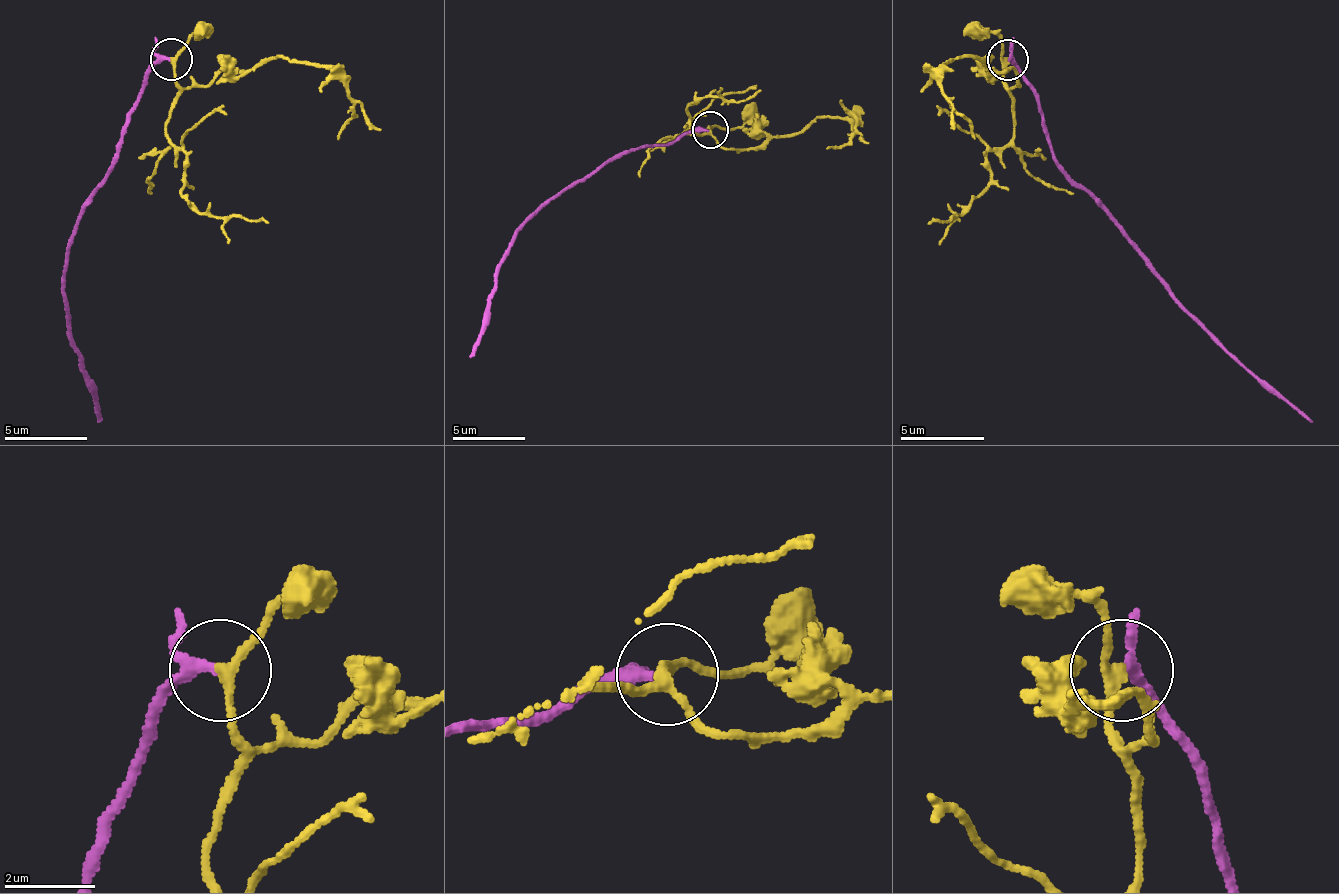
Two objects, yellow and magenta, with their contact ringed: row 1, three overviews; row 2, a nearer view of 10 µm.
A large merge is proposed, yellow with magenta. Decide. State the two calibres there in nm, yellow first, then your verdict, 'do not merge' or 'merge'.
calibres 180 and 190 nm; merge

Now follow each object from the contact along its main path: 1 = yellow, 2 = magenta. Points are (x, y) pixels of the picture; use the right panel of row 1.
1: (1009, 58), (1004, 79), (1017, 87), (1012, 70), (974, 57), (941, 65), (943, 98), (970, 123), (973, 140)
2: (1009, 58), (1037, 96), (1056, 168), (1105, 210), (1147, 268), (1312, 423)

